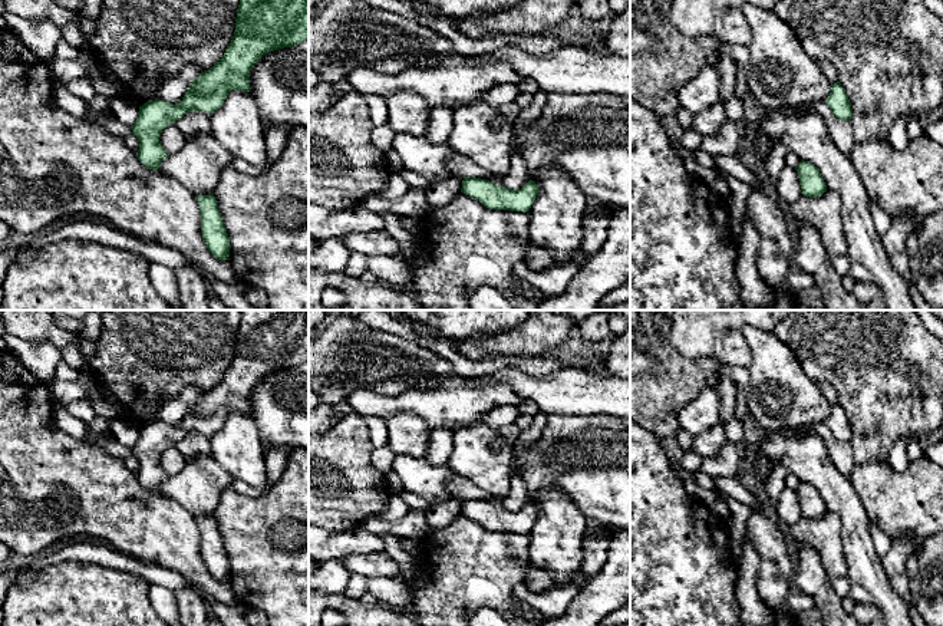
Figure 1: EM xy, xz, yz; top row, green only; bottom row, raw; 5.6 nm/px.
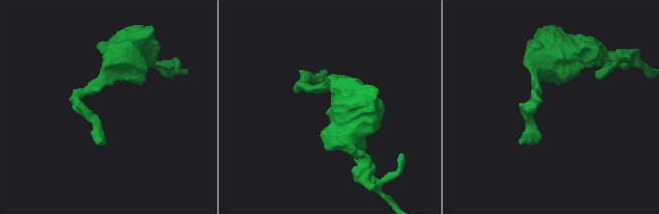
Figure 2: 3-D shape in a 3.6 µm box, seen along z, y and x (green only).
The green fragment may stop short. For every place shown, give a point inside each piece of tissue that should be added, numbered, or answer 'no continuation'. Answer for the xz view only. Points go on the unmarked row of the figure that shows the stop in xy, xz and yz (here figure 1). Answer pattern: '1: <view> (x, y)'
no continuation

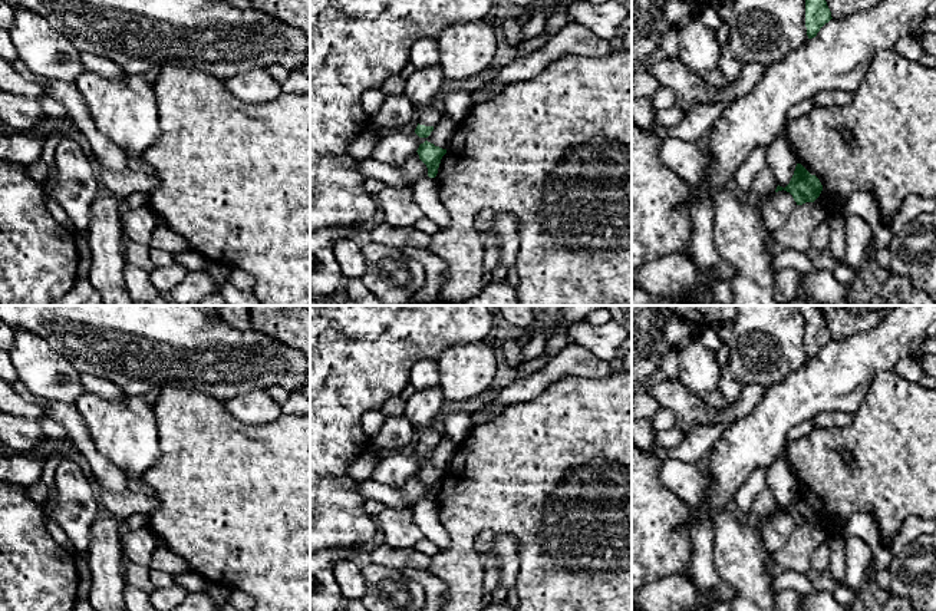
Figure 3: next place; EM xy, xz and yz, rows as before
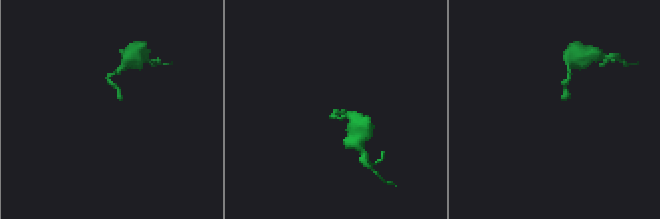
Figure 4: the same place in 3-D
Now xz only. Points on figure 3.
1: xz (424, 406)

